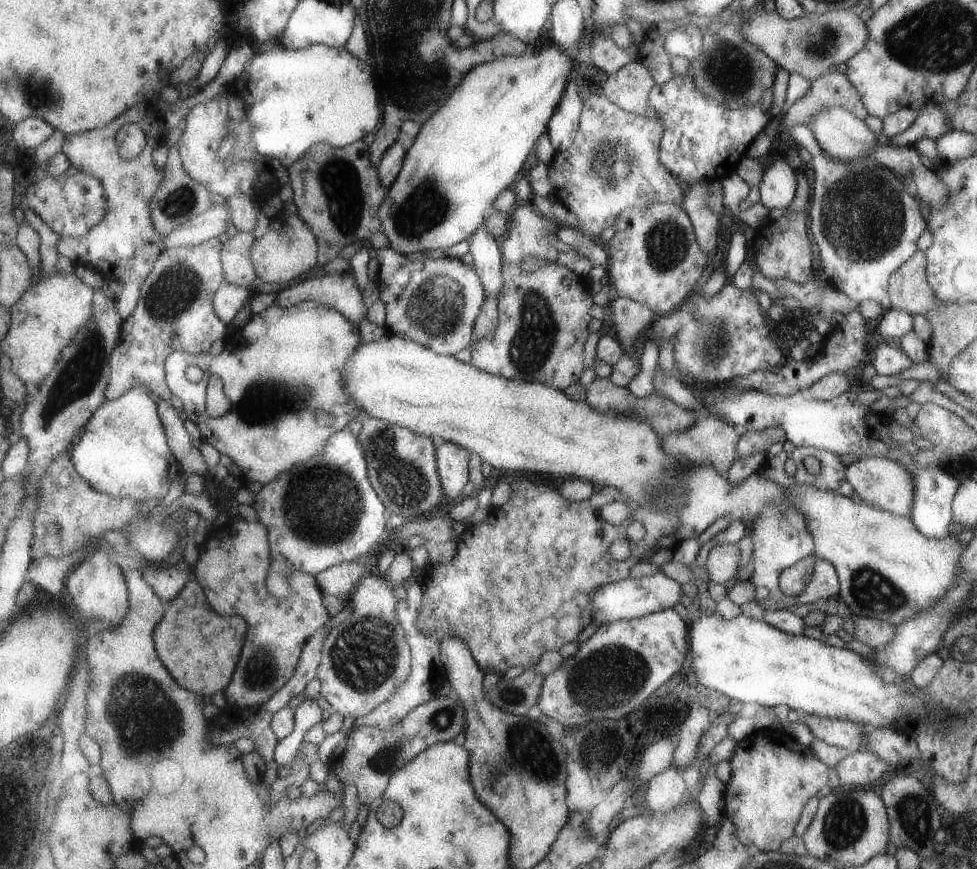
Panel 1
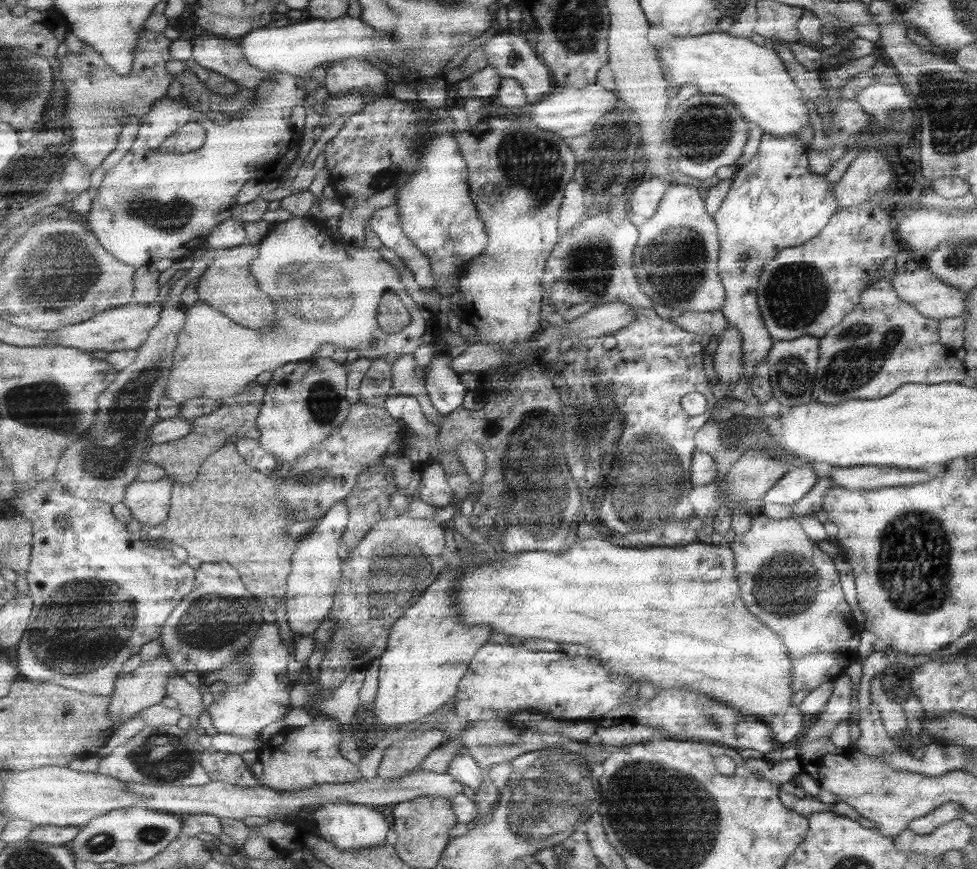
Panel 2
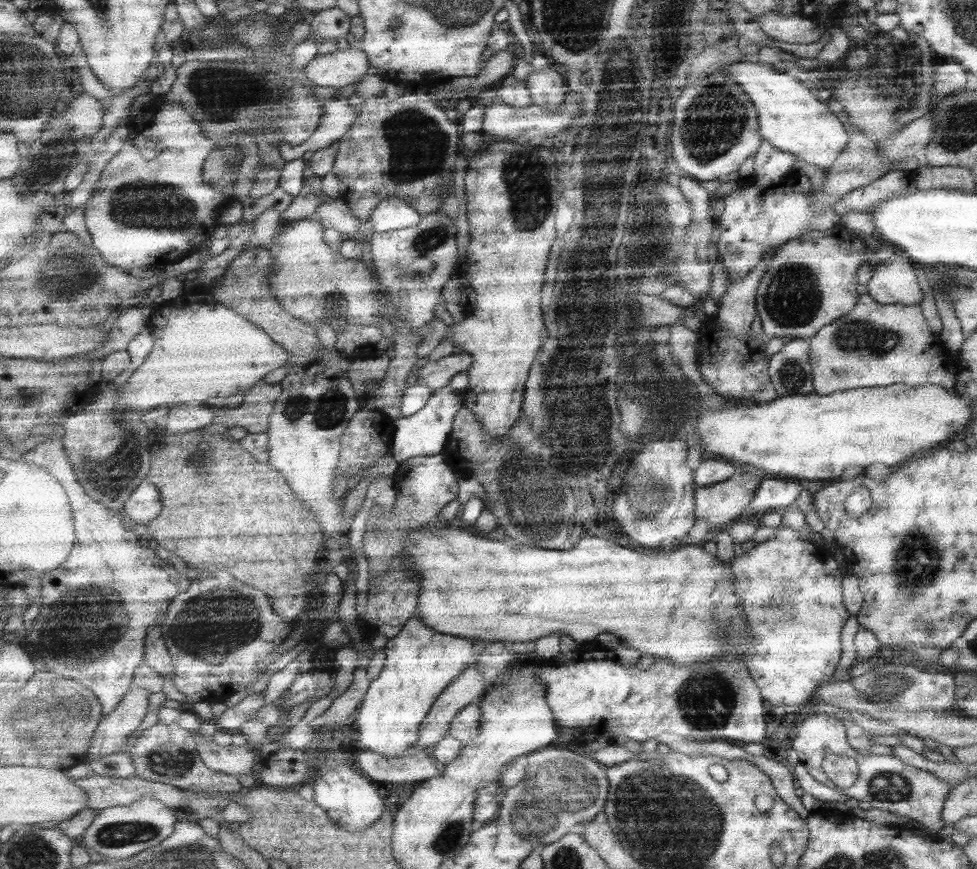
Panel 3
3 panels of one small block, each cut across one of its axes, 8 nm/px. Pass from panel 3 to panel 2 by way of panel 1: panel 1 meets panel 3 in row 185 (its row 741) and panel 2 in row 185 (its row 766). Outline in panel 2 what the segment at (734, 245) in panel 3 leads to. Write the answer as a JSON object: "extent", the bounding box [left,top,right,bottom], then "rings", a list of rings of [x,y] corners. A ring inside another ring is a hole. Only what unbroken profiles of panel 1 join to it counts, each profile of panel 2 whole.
{"extent":[715,134,839,382],"rings":[[[763,134],[761,142],[757,146],[755,156],[735,172],[735,182],[731,184],[731,192],[723,200],[719,212],[715,214],[717,226],[719,226],[719,242],[721,242],[721,258],[719,258],[719,272],[723,278],[723,286],[727,288],[727,302],[723,306],[723,316],[727,318],[729,324],[739,330],[739,336],[743,338],[743,378],[751,382],[753,370],[767,358],[773,338],[763,322],[763,316],[759,314],[759,304],[757,304],[757,288],[759,288],[759,276],[765,268],[767,262],[775,260],[775,256],[783,250],[791,250],[795,246],[801,246],[803,242],[811,240],[813,236],[827,226],[829,218],[839,212],[833,194],[829,192],[825,182],[825,176],[817,176],[809,172],[809,156],[807,156],[809,146],[805,146],[797,136],[787,136],[787,138],[775,138],[771,134]]]}

